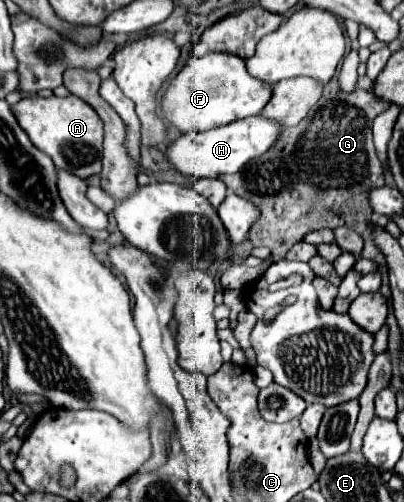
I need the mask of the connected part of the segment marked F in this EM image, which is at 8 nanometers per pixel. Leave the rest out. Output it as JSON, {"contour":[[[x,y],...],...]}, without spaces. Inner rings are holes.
{"contour":[[[211,52],[203,56],[191,56],[187,60],[183,70],[169,82],[169,88],[161,100],[161,112],[181,132],[201,132],[247,116],[257,116],[269,102],[269,96],[269,84],[253,80],[245,72],[245,62],[241,58],[233,54]]]}

